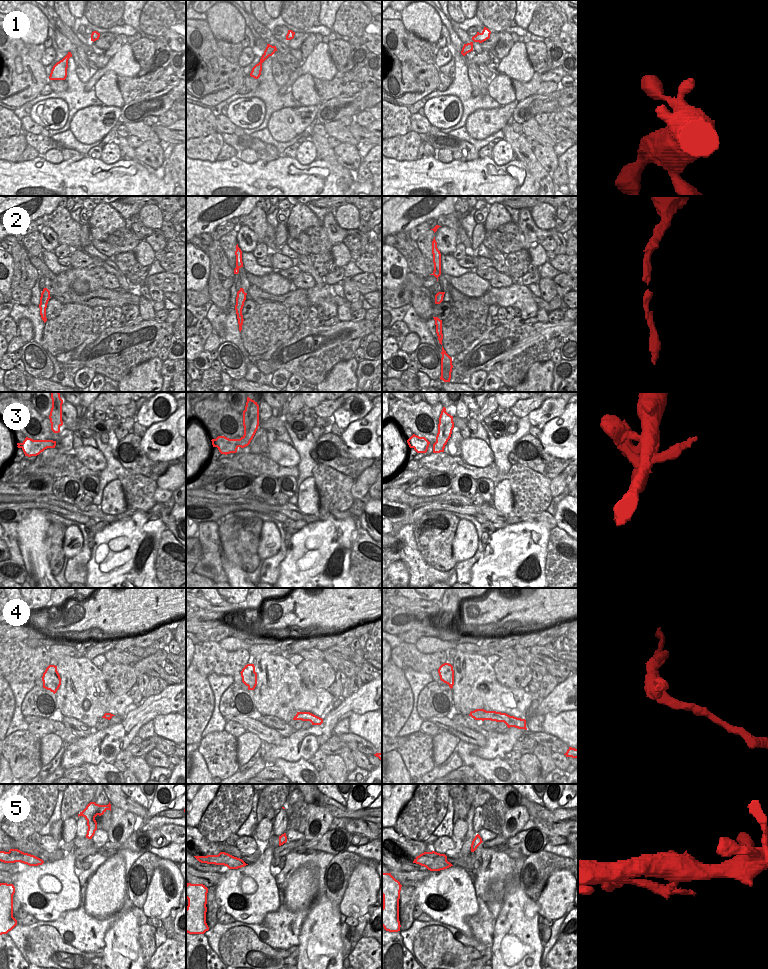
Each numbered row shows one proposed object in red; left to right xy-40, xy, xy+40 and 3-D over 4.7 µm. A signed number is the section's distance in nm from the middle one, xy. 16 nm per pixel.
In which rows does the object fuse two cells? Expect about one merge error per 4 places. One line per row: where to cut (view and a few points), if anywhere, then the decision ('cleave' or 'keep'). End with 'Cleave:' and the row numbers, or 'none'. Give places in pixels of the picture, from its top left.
1: no cut; keep
2: no cut; keep
3: no cut; keep
4: cut in xy+40 along (453, 675), (448, 684); cleave
5: no cut; keep
Cleave: 4

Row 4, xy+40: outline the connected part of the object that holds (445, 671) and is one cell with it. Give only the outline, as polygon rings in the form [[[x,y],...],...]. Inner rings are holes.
[[[444,663],[439,667],[438,673],[440,680],[449,685],[451,678],[454,676],[453,666],[449,663]]]

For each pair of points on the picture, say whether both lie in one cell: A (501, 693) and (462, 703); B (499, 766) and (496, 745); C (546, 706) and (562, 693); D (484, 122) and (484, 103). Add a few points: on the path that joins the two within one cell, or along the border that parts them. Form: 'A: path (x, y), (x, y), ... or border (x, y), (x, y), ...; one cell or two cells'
A: border (480, 685), (480, 697), (484, 708); two cells
B: border (475, 754), (486, 759), (496, 757), (503, 759); two cells
C: path (550, 704), (558, 697); one cell
D: border (501, 106), (476, 109), (465, 122); two cells

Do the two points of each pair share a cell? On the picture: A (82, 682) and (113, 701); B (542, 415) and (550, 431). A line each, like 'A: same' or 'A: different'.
A: different
B: different

